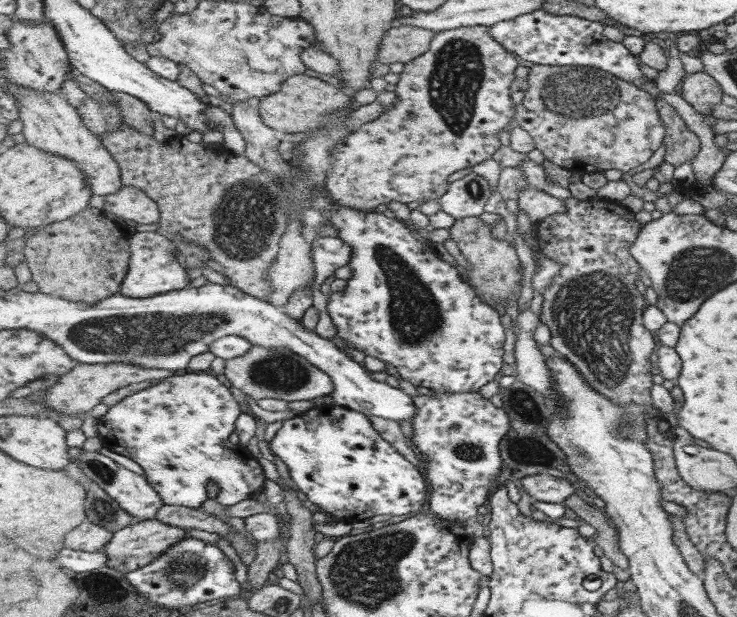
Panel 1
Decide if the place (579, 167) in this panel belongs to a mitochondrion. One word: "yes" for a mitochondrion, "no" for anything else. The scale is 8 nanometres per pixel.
no

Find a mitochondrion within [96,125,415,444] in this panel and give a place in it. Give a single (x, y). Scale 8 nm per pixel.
(244, 218)

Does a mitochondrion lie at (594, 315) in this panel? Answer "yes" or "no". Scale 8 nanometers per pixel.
yes

